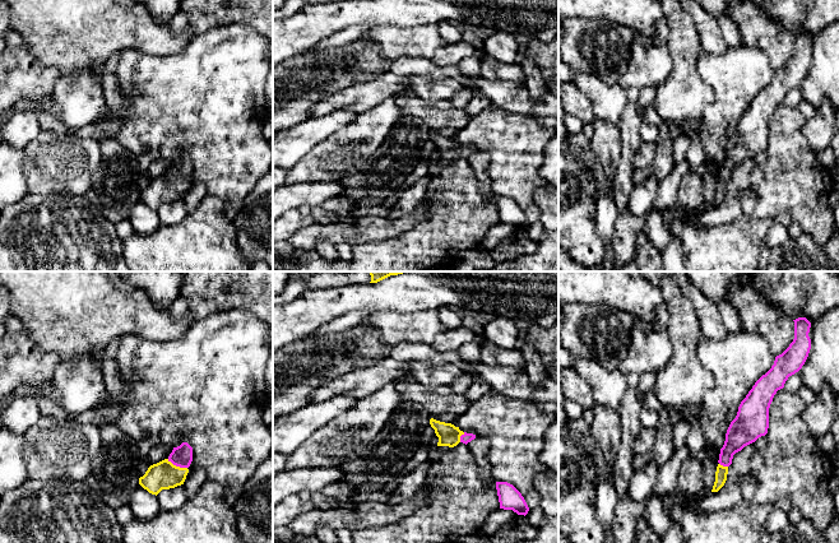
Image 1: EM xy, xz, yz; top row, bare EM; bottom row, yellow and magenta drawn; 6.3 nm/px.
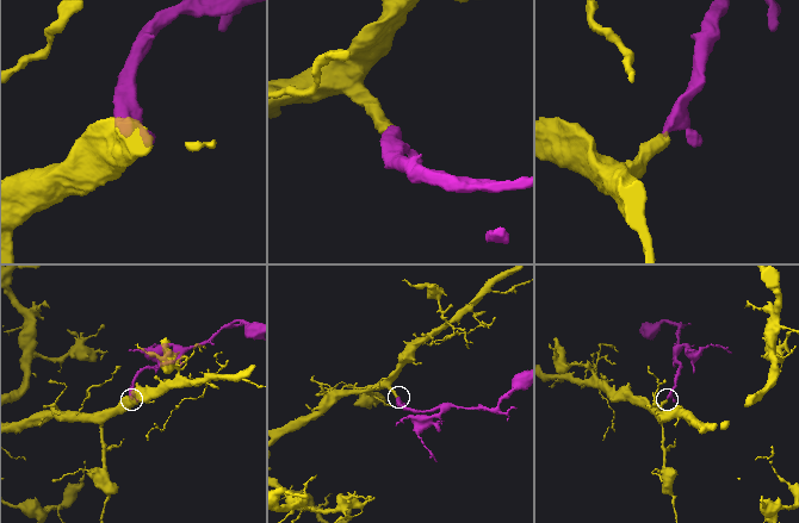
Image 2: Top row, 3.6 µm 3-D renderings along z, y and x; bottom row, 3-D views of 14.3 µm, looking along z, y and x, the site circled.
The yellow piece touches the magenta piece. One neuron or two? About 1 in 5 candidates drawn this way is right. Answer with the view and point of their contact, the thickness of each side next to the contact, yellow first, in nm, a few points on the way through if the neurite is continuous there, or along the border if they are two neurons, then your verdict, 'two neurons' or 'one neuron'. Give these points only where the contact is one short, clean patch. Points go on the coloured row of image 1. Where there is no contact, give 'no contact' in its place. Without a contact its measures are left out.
meets yellow in xy at (177, 467); 180 nm thick on the yellow side, 130 nm on the other; runs through xy (162, 476), (177, 467), (181, 456); one neuron

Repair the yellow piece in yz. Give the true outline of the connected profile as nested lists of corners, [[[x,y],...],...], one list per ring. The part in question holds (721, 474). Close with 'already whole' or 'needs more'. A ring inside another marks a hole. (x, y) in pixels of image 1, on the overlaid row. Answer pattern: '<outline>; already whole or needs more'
[[[806,317],[793,321],[793,342],[782,354],[775,357],[771,368],[755,382],[741,402],[737,416],[727,430],[711,492],[718,492],[724,486],[733,455],[768,433],[769,408],[774,395],[784,387],[789,376],[802,368],[808,357],[811,322]]]; needs more

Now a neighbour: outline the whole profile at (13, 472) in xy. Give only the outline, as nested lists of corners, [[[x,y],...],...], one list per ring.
[[[0,428],[0,498],[9,489],[15,489],[28,479],[23,456],[24,433],[17,435]]]

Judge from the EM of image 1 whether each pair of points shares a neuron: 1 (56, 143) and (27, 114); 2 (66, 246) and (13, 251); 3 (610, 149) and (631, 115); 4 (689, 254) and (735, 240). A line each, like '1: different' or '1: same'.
1: different
2: same
3: different
4: same

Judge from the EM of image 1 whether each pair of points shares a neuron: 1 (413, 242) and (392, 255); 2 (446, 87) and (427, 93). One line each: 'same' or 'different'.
1: same
2: same

